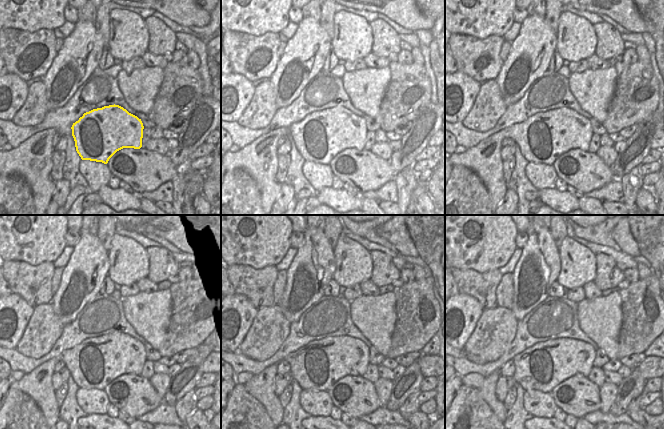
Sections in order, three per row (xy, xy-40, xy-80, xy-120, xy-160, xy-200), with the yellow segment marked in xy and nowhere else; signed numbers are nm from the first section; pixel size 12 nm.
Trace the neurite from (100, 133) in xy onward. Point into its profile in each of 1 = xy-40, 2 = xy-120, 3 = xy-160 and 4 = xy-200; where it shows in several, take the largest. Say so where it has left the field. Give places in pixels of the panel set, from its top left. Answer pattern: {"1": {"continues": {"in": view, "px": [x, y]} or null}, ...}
{"1": {"continues": {"in": "xy-40", "px": [320, 136]}}, "2": {"continues": {"in": "xy-120", "px": [94, 363]}}, "3": {"continues": {"in": "xy-160", "px": [320, 364]}}, "4": {"continues": {"in": "xy-200", "px": [542, 367]}}}

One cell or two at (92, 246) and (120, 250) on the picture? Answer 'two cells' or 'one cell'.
two cells

